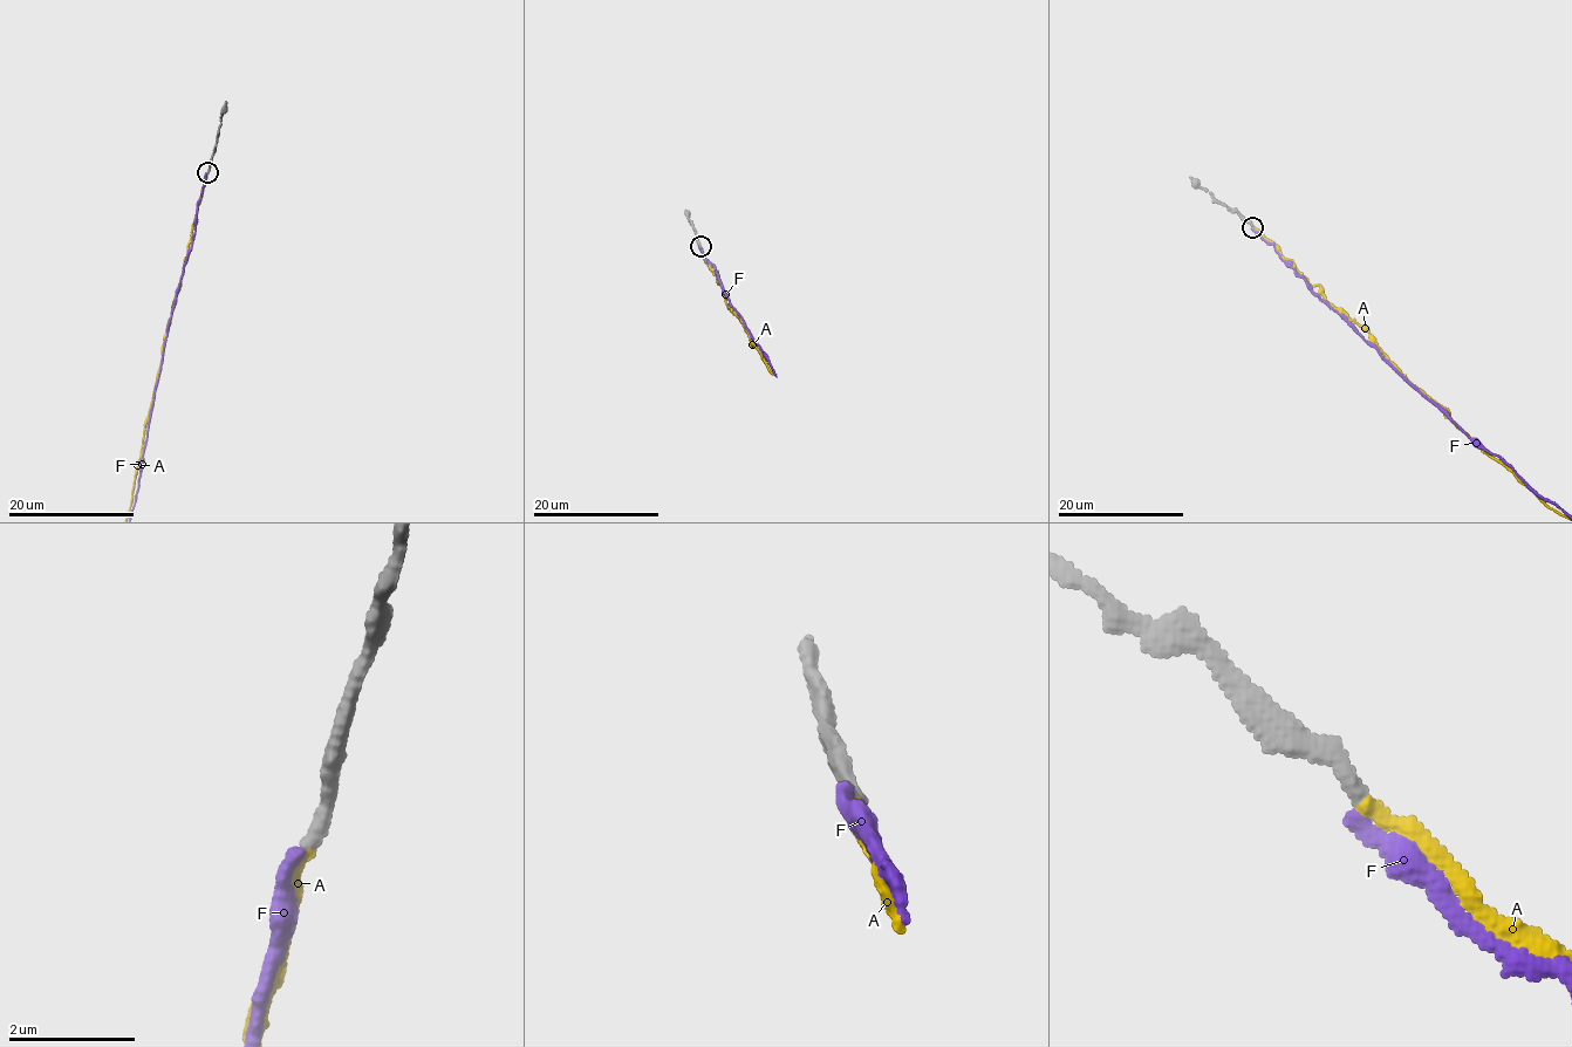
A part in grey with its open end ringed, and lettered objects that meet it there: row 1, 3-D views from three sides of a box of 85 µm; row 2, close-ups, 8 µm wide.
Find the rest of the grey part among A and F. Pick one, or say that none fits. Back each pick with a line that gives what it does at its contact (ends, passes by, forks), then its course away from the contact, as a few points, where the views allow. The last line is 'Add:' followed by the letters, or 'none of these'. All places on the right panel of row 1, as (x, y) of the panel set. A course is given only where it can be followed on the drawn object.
A: it ends
Add: A

